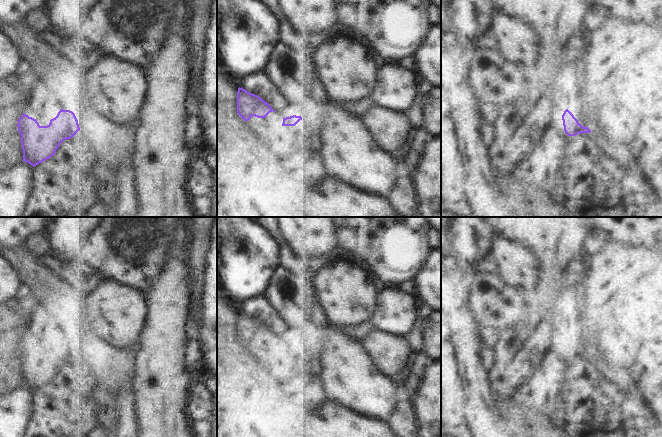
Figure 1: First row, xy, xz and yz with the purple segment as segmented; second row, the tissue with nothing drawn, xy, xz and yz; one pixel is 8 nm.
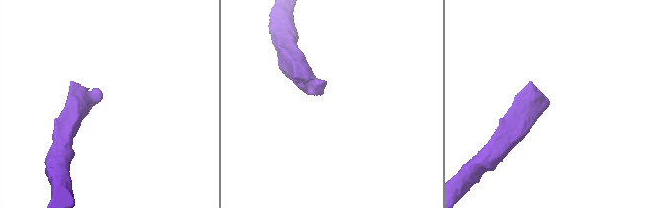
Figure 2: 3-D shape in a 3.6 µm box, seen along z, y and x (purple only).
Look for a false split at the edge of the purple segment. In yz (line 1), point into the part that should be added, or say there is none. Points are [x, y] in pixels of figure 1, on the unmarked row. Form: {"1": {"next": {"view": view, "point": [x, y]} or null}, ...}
{"1": {"next": {"view": "yz", "point": [587, 313]}}}

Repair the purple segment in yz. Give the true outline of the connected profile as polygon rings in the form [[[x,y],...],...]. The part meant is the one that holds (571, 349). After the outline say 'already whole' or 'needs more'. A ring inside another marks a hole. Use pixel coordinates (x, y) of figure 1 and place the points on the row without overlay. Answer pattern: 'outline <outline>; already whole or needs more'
outline [[[635,264],[616,269],[603,276],[582,279],[566,305],[566,334],[562,344],[564,355],[568,360],[590,357],[604,348],[608,320],[639,280],[640,272]]]; needs more

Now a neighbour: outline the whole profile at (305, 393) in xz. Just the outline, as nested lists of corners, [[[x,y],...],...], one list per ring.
[[[314,377],[309,381],[301,380],[299,383],[288,381],[284,387],[285,401],[289,402],[291,406],[314,405],[318,411],[321,411],[329,401],[322,377]]]

